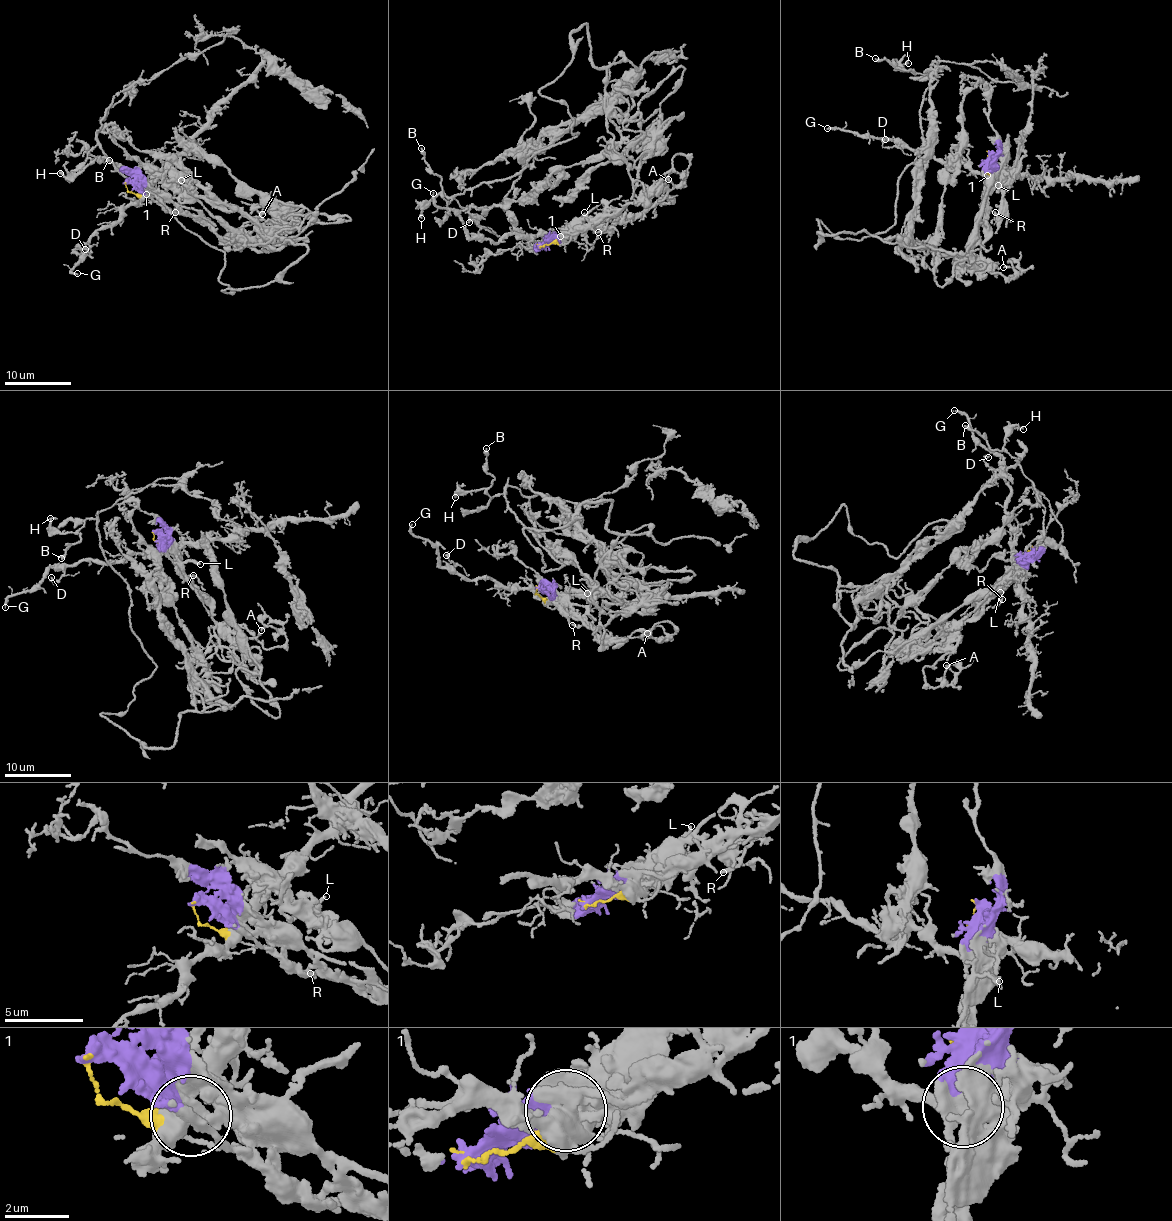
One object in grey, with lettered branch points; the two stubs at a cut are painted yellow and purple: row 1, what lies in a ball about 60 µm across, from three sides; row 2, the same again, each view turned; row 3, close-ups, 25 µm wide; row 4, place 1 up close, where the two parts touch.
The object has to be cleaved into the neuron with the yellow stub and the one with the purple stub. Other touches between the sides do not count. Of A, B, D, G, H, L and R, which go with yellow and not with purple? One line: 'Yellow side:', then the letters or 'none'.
Yellow side: D, G

